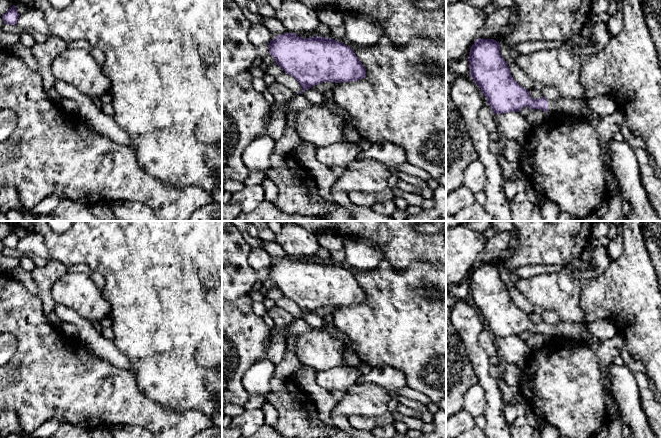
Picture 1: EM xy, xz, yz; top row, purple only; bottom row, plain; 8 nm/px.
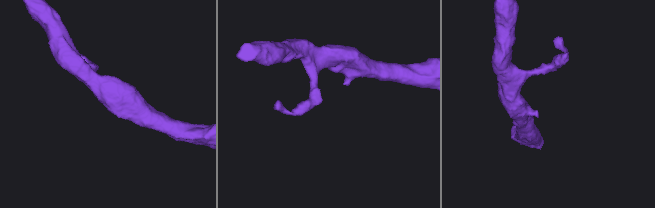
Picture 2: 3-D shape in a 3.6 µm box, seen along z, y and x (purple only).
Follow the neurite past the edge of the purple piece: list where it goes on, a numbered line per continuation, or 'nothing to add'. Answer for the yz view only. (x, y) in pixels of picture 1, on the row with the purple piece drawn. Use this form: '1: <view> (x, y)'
1: yz (607, 127)

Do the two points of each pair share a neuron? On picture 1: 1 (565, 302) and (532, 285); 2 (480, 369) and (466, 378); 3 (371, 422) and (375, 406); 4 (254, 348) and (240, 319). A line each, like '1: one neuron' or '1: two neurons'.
1: one neuron
2: two neurons
3: two neurons
4: one neuron

